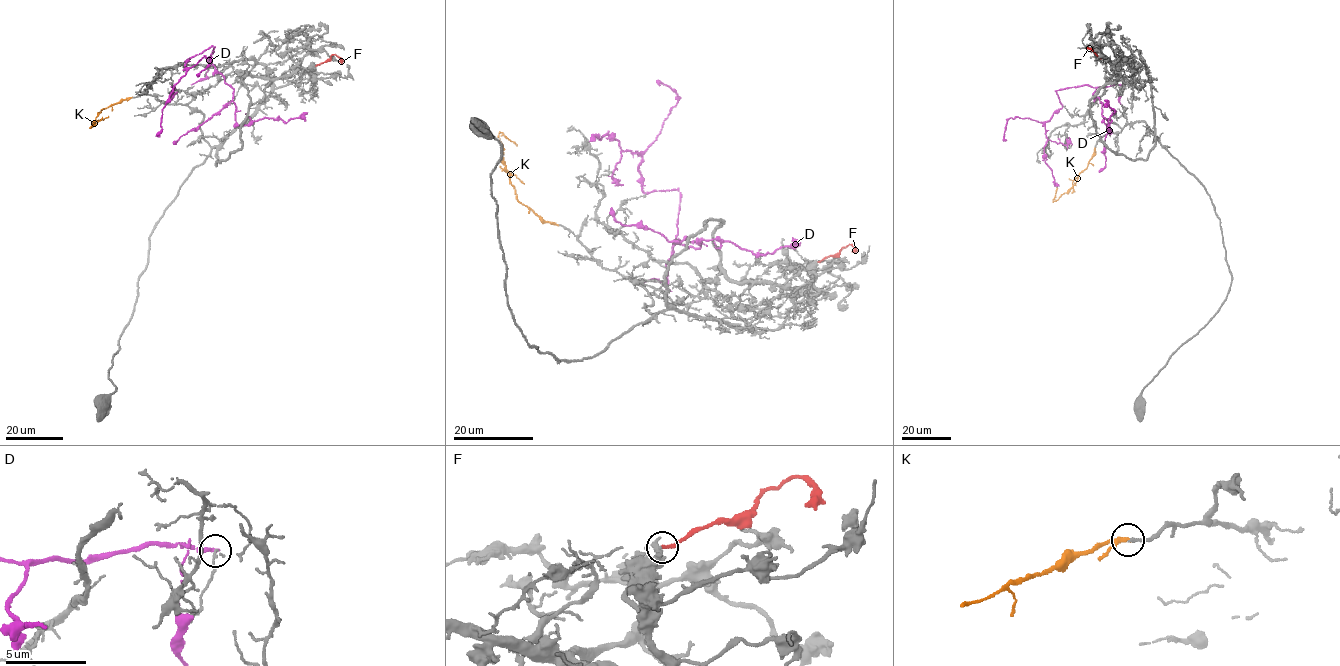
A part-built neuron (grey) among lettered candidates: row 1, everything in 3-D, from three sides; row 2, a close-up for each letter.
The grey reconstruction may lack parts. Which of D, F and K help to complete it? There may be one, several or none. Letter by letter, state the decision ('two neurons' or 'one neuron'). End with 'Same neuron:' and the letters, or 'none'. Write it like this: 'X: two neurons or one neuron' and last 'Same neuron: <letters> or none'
D: two neurons
F: two neurons
K: one neuron
Same neuron: K

